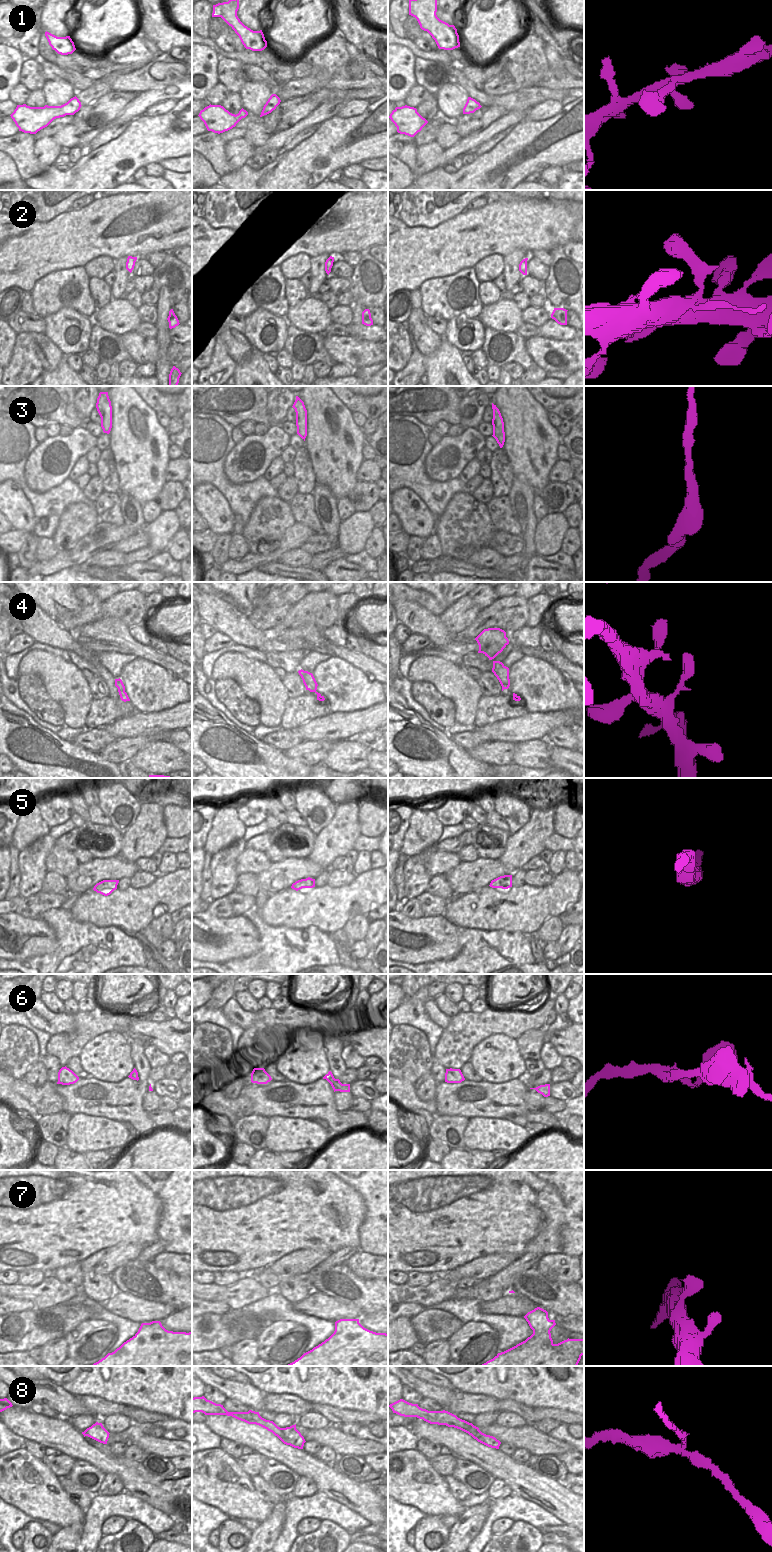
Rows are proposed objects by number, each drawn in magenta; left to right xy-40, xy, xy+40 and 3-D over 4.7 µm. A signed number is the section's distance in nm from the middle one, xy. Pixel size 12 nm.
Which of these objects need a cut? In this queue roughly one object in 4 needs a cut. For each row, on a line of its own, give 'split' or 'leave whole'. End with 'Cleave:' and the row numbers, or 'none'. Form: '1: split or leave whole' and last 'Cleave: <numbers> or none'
1: leave whole
2: leave whole
3: leave whole
4: leave whole
5: leave whole
6: leave whole
7: leave whole
8: split
Cleave: 8

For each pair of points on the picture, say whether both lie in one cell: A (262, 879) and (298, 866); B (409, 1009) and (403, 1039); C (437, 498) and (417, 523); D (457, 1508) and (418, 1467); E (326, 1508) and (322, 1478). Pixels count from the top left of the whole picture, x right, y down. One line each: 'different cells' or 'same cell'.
A: same cell
B: different cells
C: different cells
D: same cell
E: different cells

